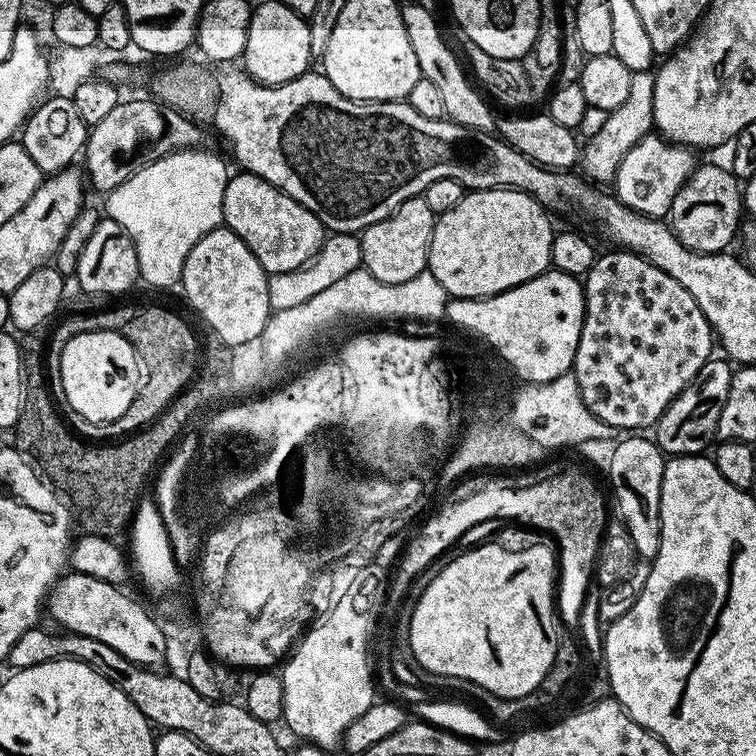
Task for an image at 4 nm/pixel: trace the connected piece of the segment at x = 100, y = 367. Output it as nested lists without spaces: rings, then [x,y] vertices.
[[[95,330],[70,338],[70,342],[66,342],[66,346],[60,352],[58,367],[60,367],[60,388],[68,399],[67,407],[95,424],[110,424],[113,420],[122,418],[122,414],[130,410],[130,402],[134,402],[142,383],[140,358],[134,346],[130,346],[128,339],[116,330],[111,332]]]

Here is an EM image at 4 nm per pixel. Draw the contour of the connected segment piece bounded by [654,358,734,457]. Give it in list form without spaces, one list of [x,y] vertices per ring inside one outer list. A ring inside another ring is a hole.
[[[727,359],[708,360],[706,366],[698,370],[696,377],[672,399],[670,406],[654,426],[654,439],[661,452],[669,457],[699,456],[708,443],[711,445],[716,440],[716,427],[720,421],[722,406],[726,406],[726,394],[730,394],[733,371],[733,365]]]

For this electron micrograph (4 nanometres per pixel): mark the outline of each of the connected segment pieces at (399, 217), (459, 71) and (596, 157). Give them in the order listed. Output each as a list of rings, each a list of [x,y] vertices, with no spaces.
[[[417,194],[402,201],[386,218],[374,222],[359,233],[362,266],[370,274],[374,274],[378,282],[410,282],[410,278],[427,269],[428,251],[435,225],[436,215],[424,201],[423,195]]]
[[[406,3],[401,7],[400,13],[402,22],[406,26],[406,38],[410,38],[414,58],[418,58],[420,75],[430,78],[430,82],[434,82],[438,95],[442,97],[442,103],[446,105],[447,119],[453,120],[455,124],[461,124],[466,129],[476,128],[480,132],[489,131],[494,124],[494,116],[492,120],[492,112],[488,109],[489,101],[481,95],[477,85],[466,75],[466,68],[462,60],[452,53],[451,46],[444,41],[435,14],[424,4],[407,5]]]
[[[651,71],[634,72],[631,76],[630,93],[626,102],[614,111],[608,113],[606,123],[597,134],[585,141],[581,149],[581,169],[595,183],[611,183],[616,176],[616,170],[626,156],[627,150],[637,144],[642,137],[649,135],[653,129],[655,75]]]

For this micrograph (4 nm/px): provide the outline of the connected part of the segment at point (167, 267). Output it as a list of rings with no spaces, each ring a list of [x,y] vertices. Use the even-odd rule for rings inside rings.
[[[172,152],[139,168],[126,183],[107,193],[107,219],[118,222],[134,242],[140,280],[152,288],[181,283],[186,258],[206,234],[224,224],[224,191],[230,171],[212,152]]]

